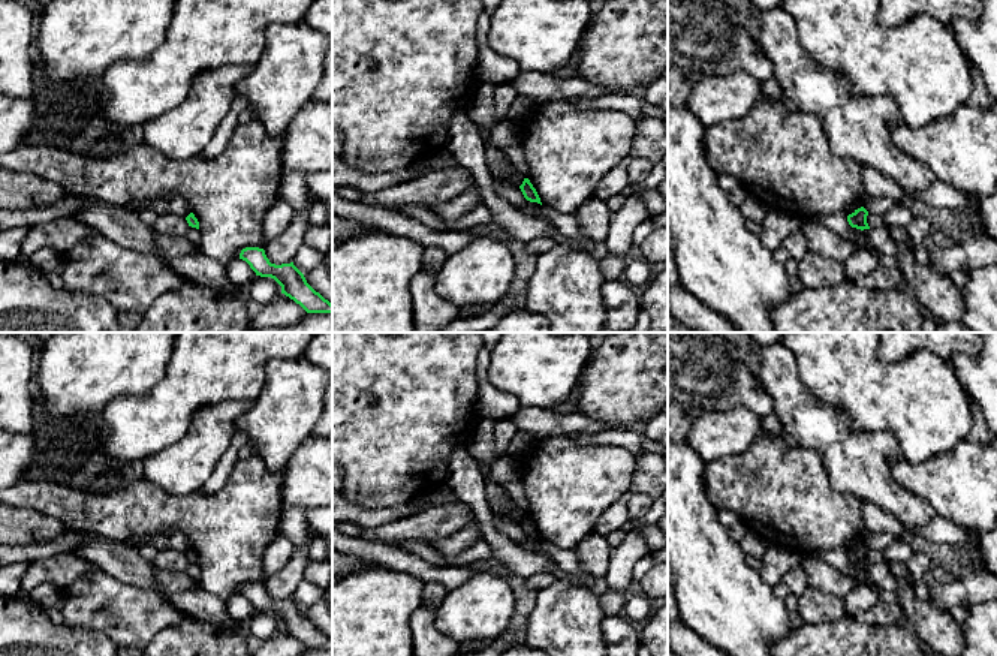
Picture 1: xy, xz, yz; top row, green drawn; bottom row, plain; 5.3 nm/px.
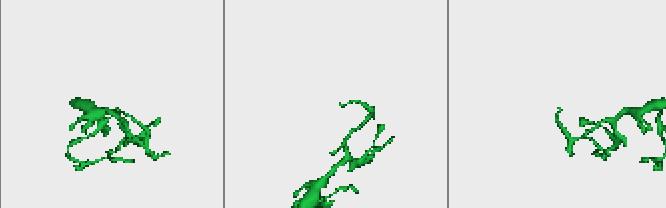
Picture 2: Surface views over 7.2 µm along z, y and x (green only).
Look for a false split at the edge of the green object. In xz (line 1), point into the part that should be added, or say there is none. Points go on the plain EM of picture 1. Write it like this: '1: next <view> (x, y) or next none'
1: next none

